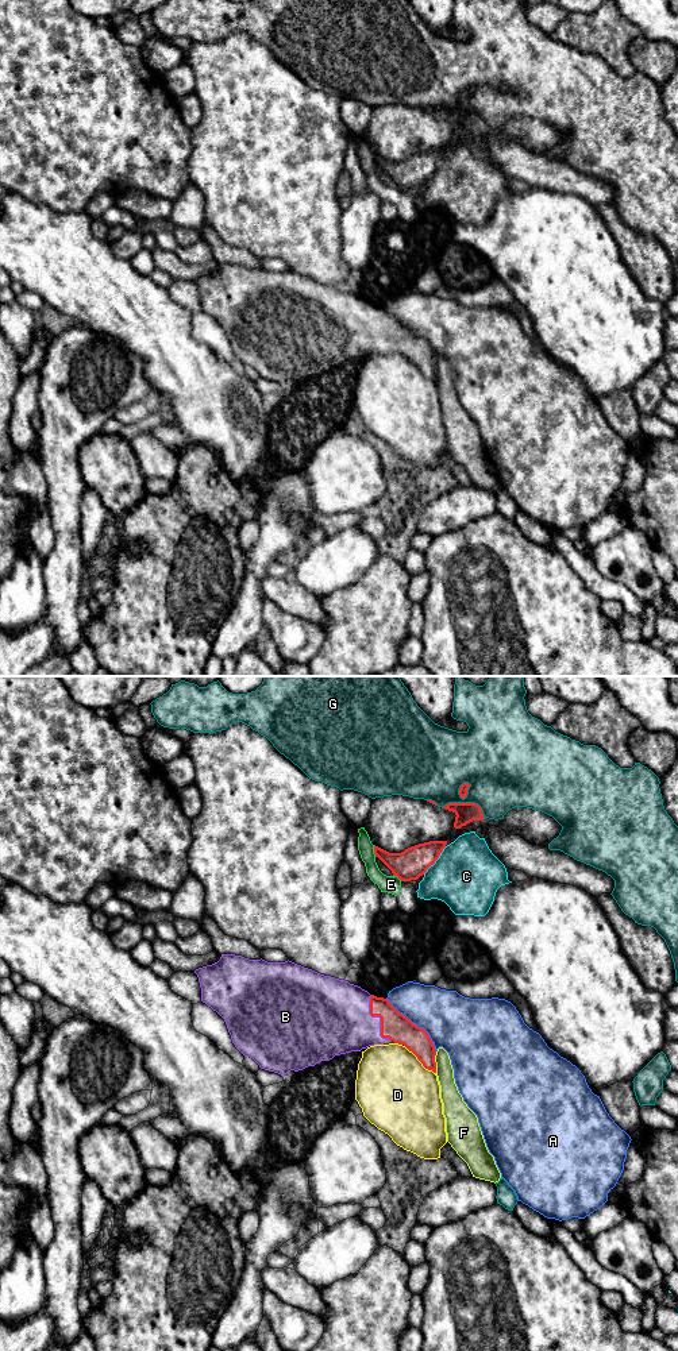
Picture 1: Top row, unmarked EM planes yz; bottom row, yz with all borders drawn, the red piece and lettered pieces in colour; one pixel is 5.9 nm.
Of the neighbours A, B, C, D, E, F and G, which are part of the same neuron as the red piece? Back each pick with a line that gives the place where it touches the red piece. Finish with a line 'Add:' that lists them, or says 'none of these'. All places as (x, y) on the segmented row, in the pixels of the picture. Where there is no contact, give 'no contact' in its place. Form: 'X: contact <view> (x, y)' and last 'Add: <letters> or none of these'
B: contact yz (380, 1016)
Add: B

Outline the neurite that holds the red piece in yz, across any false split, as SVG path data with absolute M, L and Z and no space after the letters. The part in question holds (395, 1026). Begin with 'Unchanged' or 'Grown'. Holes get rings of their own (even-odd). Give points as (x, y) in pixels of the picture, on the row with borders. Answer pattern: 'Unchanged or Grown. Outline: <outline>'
Grown. Outline: M221 954L217 962L199 968L194 973L201 988L201 1001L224 1019L235 1047L244 1057L253 1058L261 1069L284 1077L290 1070L298 1072L321 1061L330 1061L335 1055L393 1041L404 1045L425 1069L436 1073L436 1050L428 1032L400 1014L388 999L370 995L346 980L320 974L289 960L267 962L235 954Z

